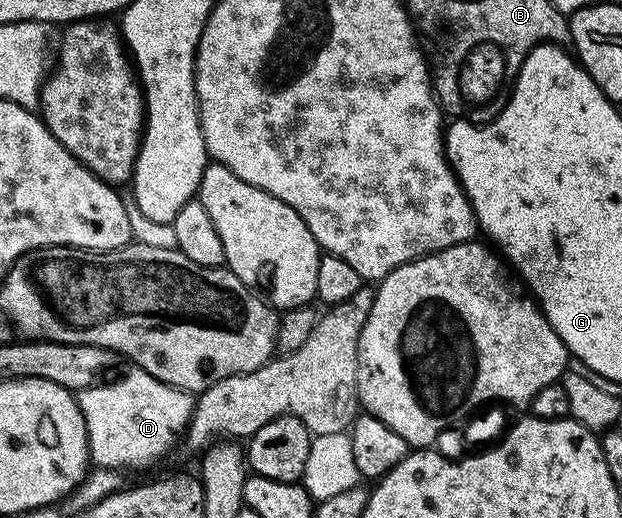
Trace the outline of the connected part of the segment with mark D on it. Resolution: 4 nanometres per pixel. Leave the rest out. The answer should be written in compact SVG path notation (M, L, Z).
M133 368L130 371L130 374L123 375L118 382L109 380L76 395L87 428L92 465L103 470L126 472L125 470L145 470L148 466L155 465L176 442L179 442L189 425L189 419L193 416L194 395L155 380L155 376L151 376L145 370Z

